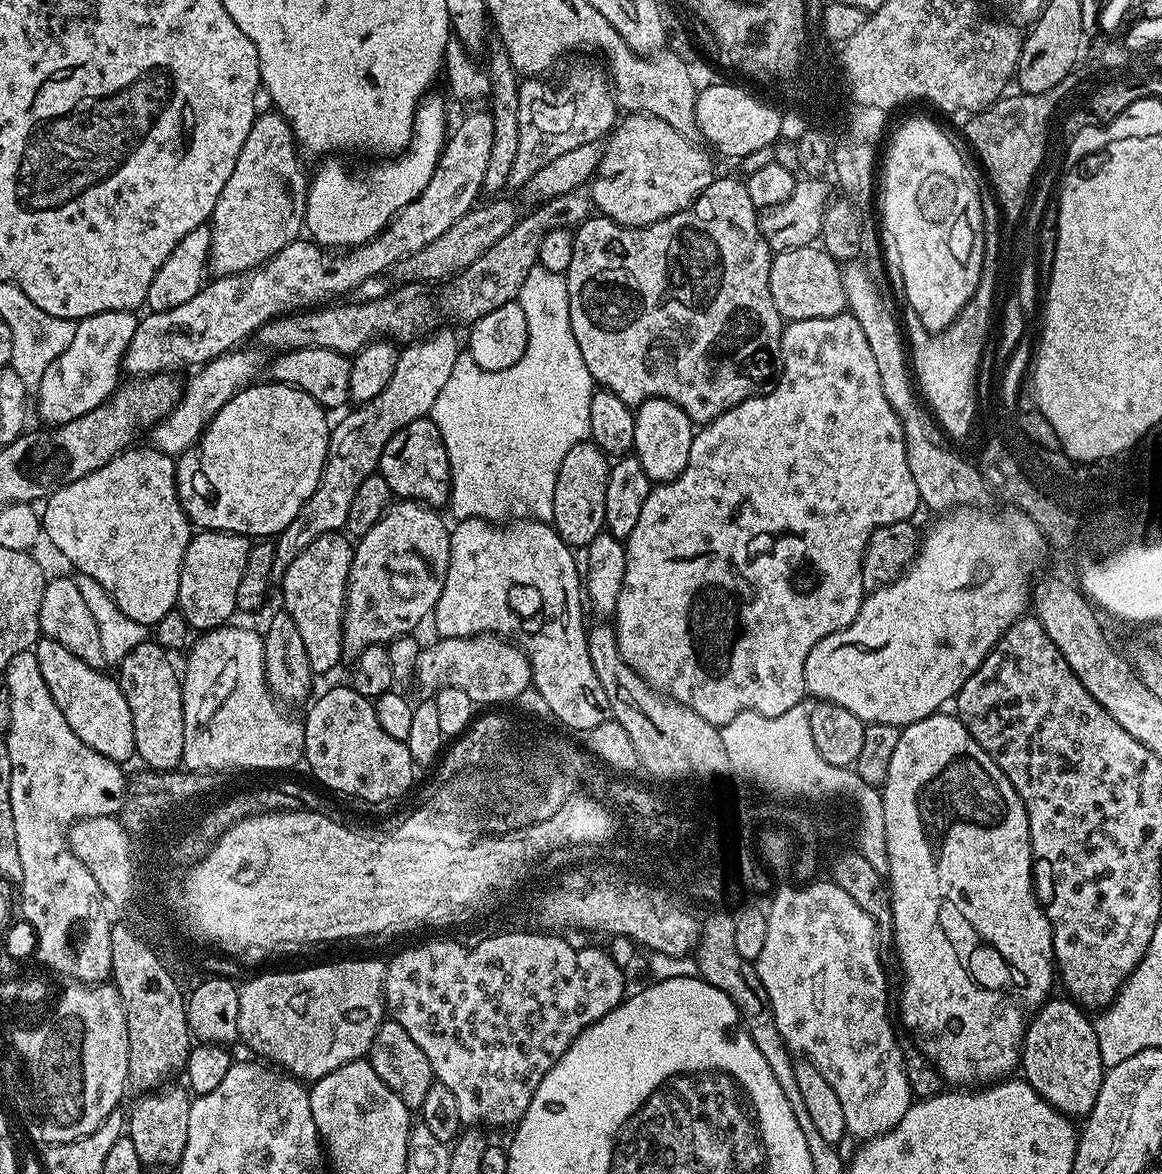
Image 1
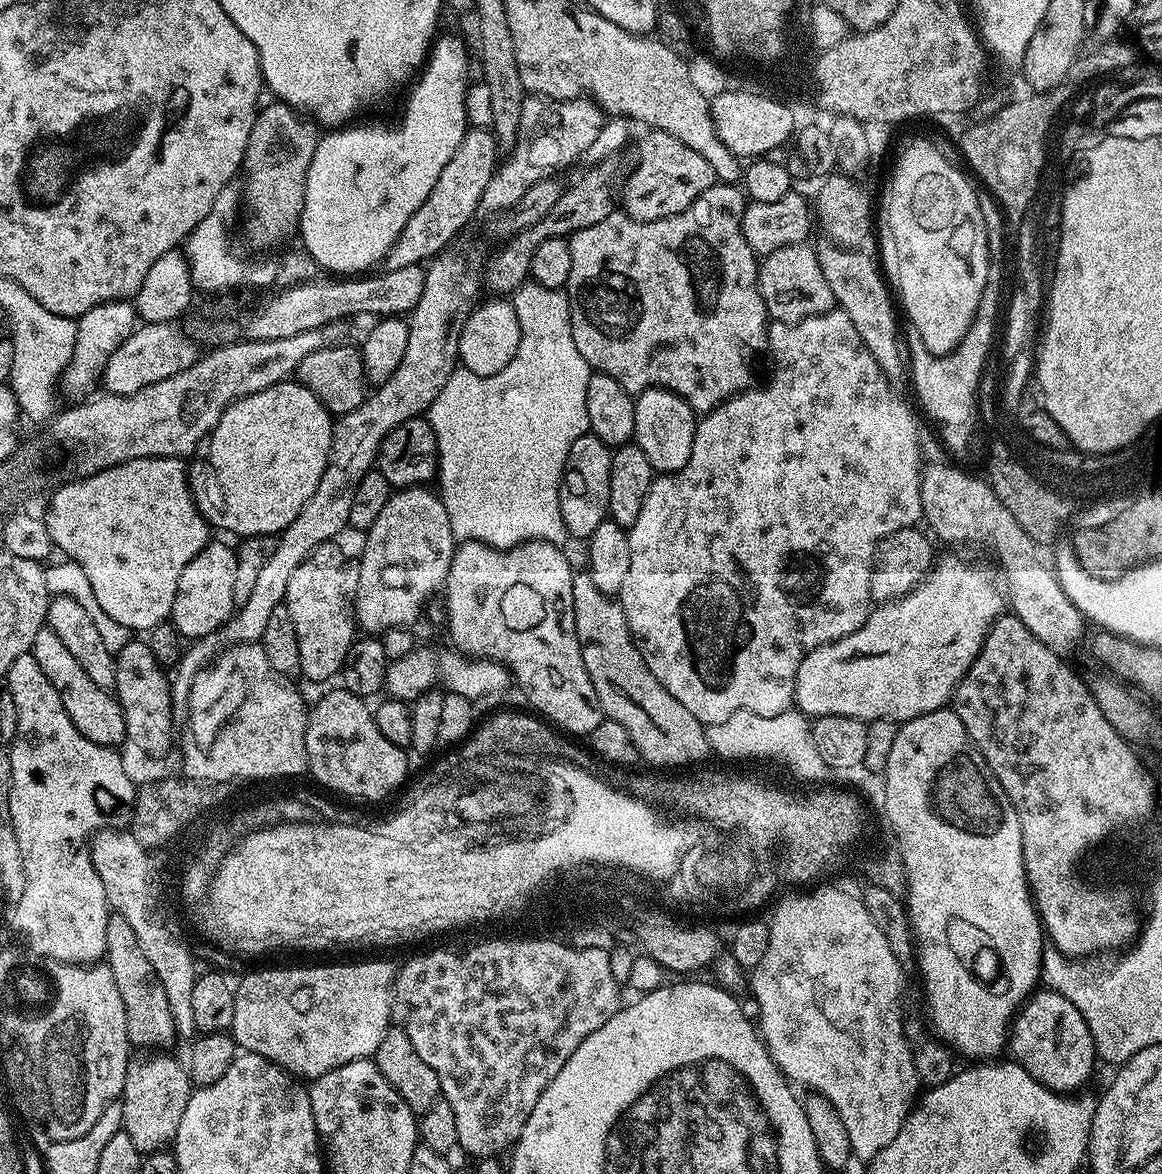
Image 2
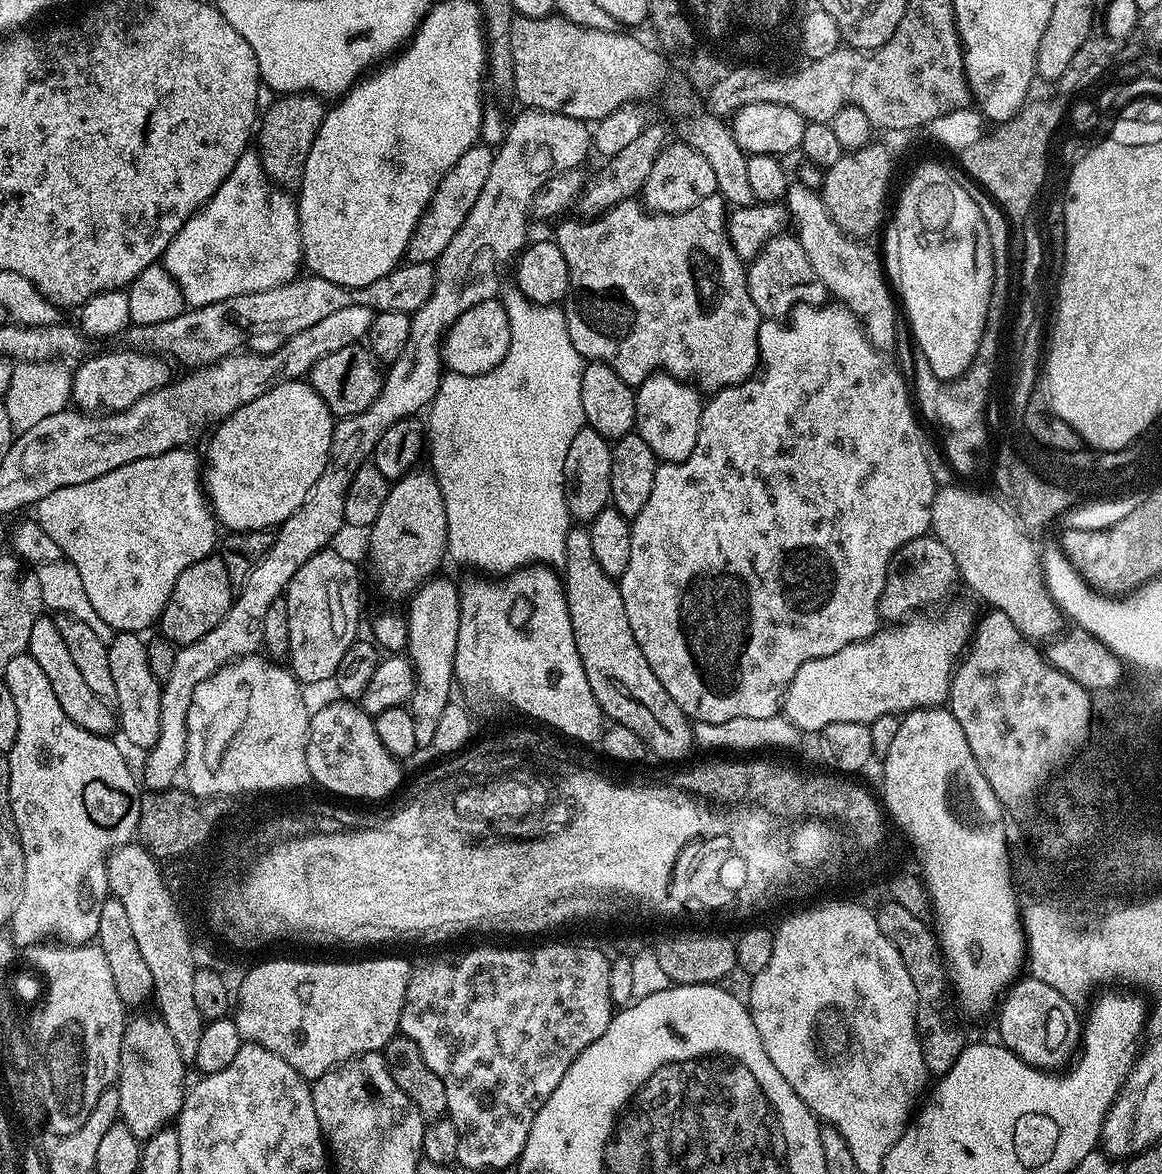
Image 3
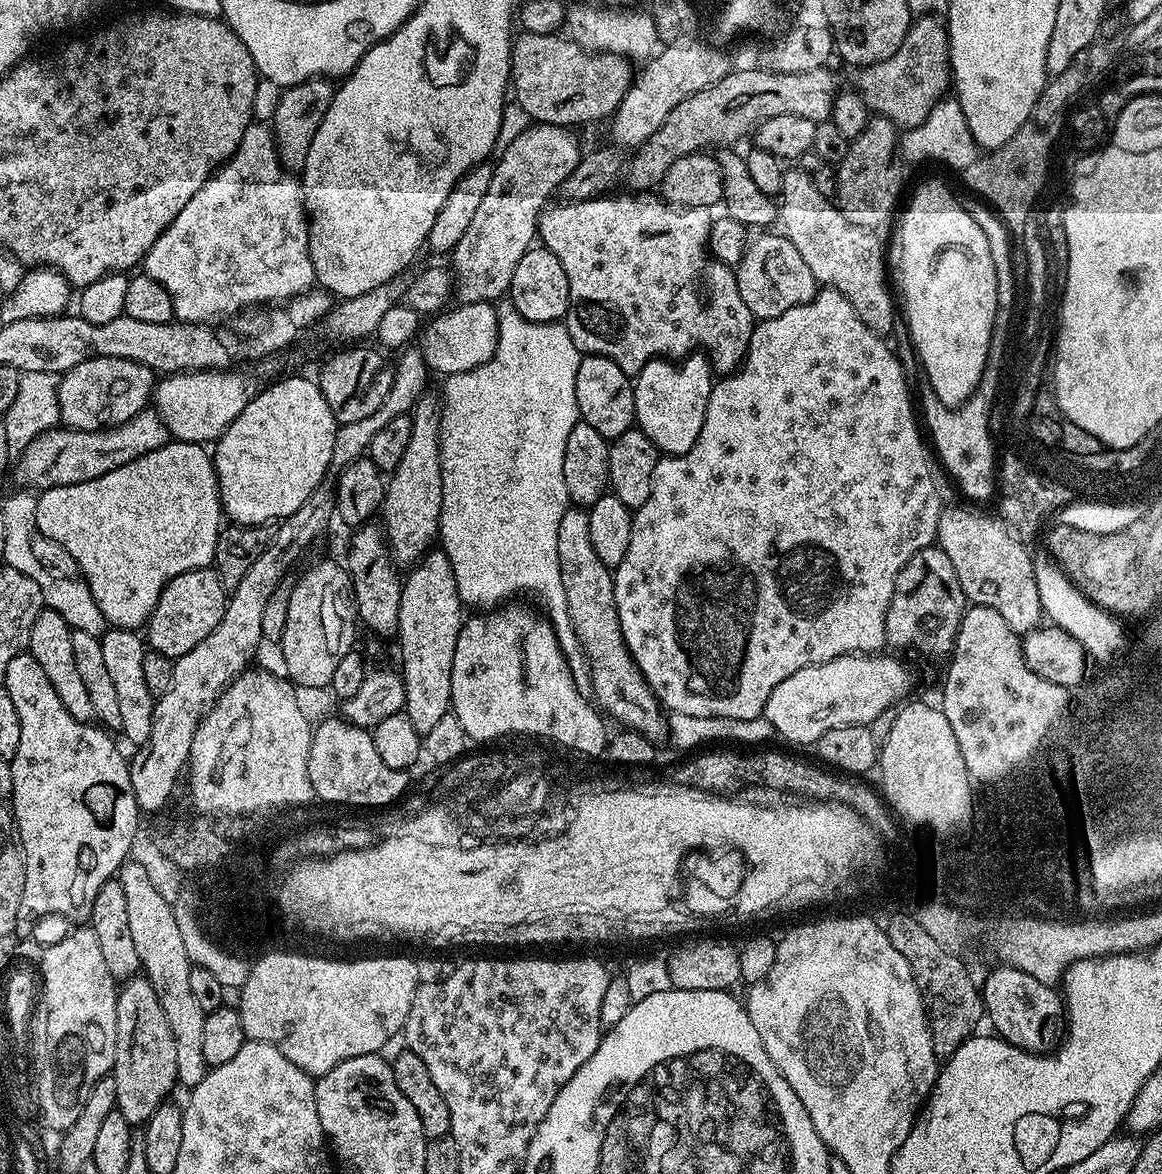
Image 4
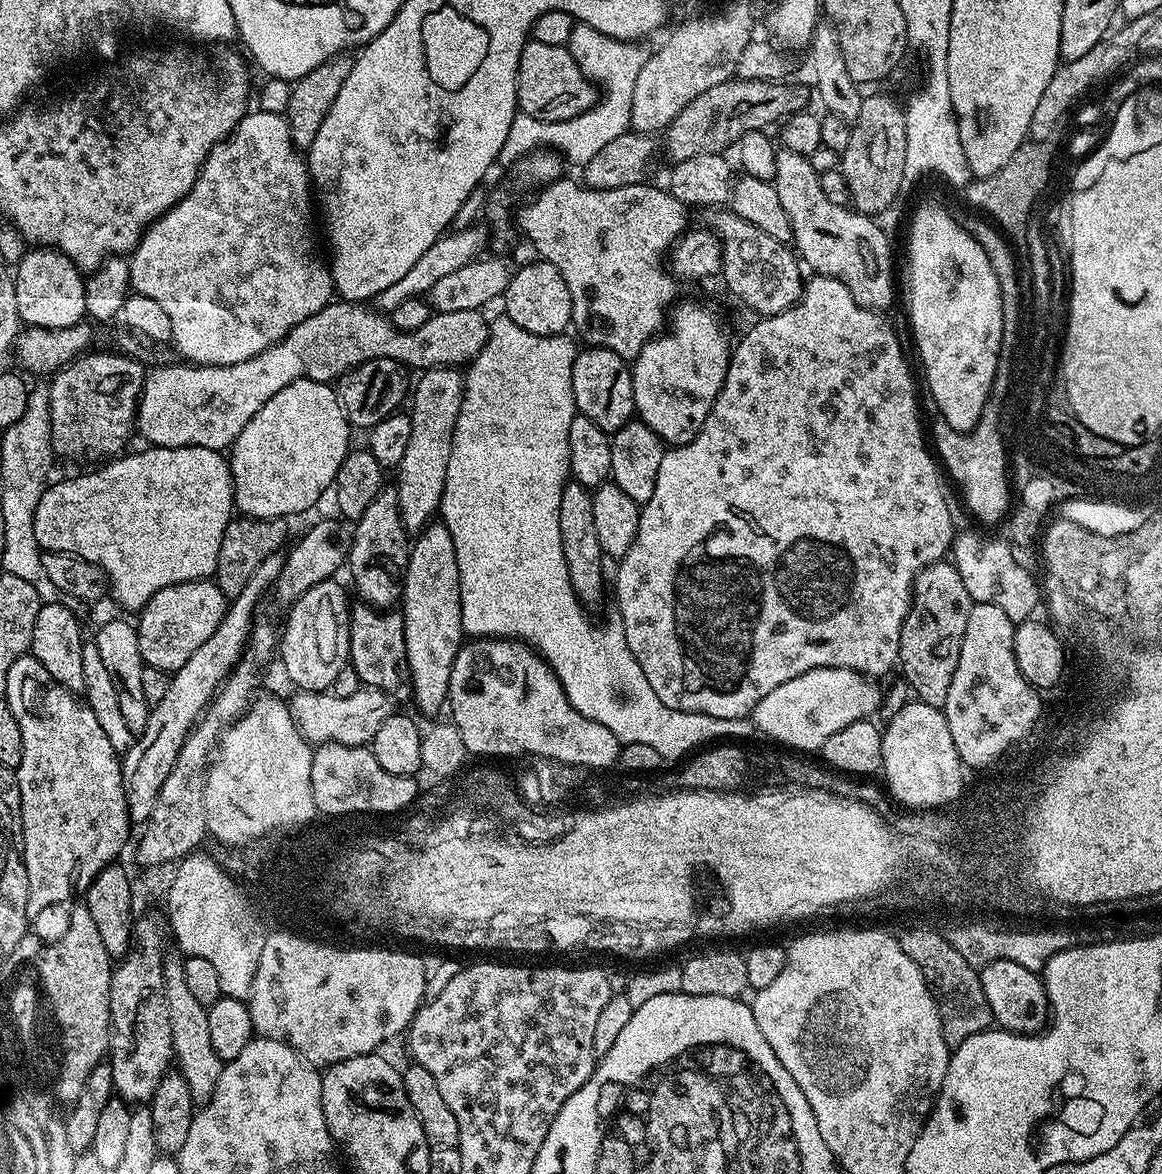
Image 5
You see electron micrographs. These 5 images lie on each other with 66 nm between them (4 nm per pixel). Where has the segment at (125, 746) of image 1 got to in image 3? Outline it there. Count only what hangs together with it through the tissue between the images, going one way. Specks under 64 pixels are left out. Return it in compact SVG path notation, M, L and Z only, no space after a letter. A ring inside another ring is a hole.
M42 614L34 622L34 630L30 630L30 642L26 652L34 658L34 662L38 662L38 666L42 666L42 674L50 678L50 686L54 686L54 695L58 697L62 710L66 710L66 718L70 718L70 722L99 736L111 737L117 731L115 711L105 701L100 700L98 694L90 690L90 686L86 686L82 673L75 668L70 658L70 649L66 647L66 641L62 638L59 623L51 615Z

